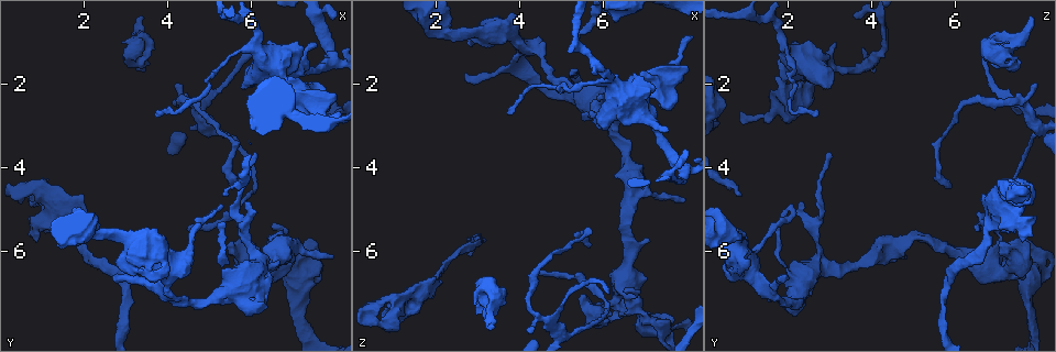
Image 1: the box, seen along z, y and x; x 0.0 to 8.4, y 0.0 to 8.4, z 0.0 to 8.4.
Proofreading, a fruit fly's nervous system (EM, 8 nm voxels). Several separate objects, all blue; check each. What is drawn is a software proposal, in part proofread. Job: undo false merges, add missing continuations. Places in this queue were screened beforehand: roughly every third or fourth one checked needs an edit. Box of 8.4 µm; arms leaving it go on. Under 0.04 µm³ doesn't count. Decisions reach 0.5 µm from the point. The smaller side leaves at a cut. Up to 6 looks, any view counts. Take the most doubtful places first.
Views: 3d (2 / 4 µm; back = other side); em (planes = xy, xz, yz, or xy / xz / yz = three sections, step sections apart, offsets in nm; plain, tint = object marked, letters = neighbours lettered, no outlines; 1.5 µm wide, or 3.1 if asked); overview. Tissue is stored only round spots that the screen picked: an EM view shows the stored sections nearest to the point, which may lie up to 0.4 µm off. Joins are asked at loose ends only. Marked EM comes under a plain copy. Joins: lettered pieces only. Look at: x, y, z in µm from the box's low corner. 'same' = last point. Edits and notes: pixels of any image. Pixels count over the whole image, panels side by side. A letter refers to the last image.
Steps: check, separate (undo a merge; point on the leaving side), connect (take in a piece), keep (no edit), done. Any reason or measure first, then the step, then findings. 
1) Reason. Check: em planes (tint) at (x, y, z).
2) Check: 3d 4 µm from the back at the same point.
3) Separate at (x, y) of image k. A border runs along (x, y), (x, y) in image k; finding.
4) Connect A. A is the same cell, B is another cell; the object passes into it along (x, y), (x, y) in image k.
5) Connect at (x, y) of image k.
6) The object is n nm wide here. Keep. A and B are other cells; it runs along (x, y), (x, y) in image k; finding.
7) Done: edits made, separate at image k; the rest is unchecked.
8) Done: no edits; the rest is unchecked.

Free end. Check: em xy step 8 (letters) at (0.75, 4.75, 7.60).

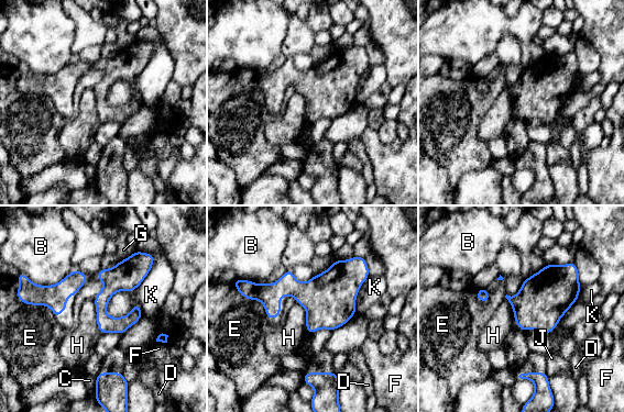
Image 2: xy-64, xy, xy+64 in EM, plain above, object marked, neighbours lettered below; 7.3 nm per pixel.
Check: em planes (letters) at the same point.

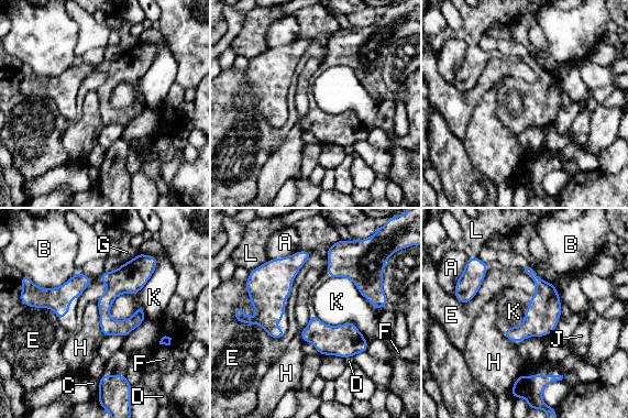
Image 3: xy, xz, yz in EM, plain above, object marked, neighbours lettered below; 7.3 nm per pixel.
The longest contact is with K, 550 nm. Keep. A, B, C, D, E, F, G, H, J, K and L are other cells; a border runs along (157, 262), (112, 319) in image 3; none of them fits.

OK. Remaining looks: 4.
Branch stops here. Check: em planes (letters) at (7.95, 6.15, 4.80).

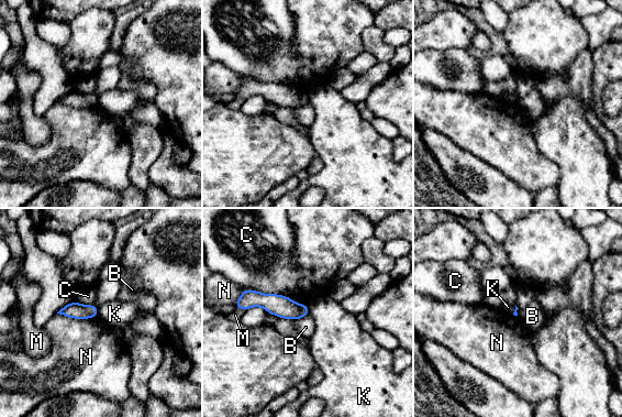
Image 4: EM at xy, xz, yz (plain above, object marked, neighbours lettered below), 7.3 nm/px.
The longest contact is with N, 300 nm. Keep. B, C, K, M and N are other cells; it runs along (243, 302), (269, 302), (306, 311) in image 4; none of them fits.

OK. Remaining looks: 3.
Check: 3d 2 µm at (4.50, 5.35, 6.50).

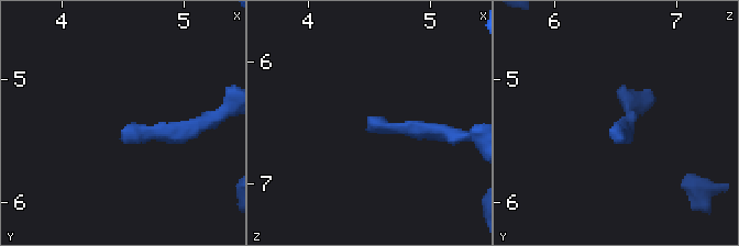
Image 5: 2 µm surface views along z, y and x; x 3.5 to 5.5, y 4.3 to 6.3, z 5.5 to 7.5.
Check: em planes (letters) at (4.50, 5.40, 6.48).

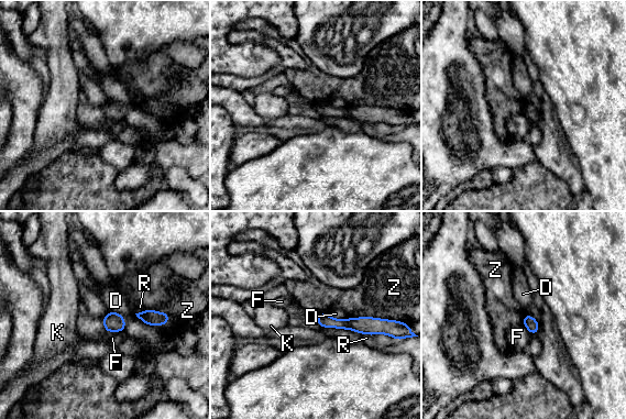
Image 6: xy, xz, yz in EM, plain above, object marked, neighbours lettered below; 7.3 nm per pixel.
Keep. D, F, K, R and Z are other cells; it runs along (318, 316), (336, 323), (382, 322) in image 6; no lettered piece goes on from it.

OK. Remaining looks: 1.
Done: no edits; the rest is unchecked.

